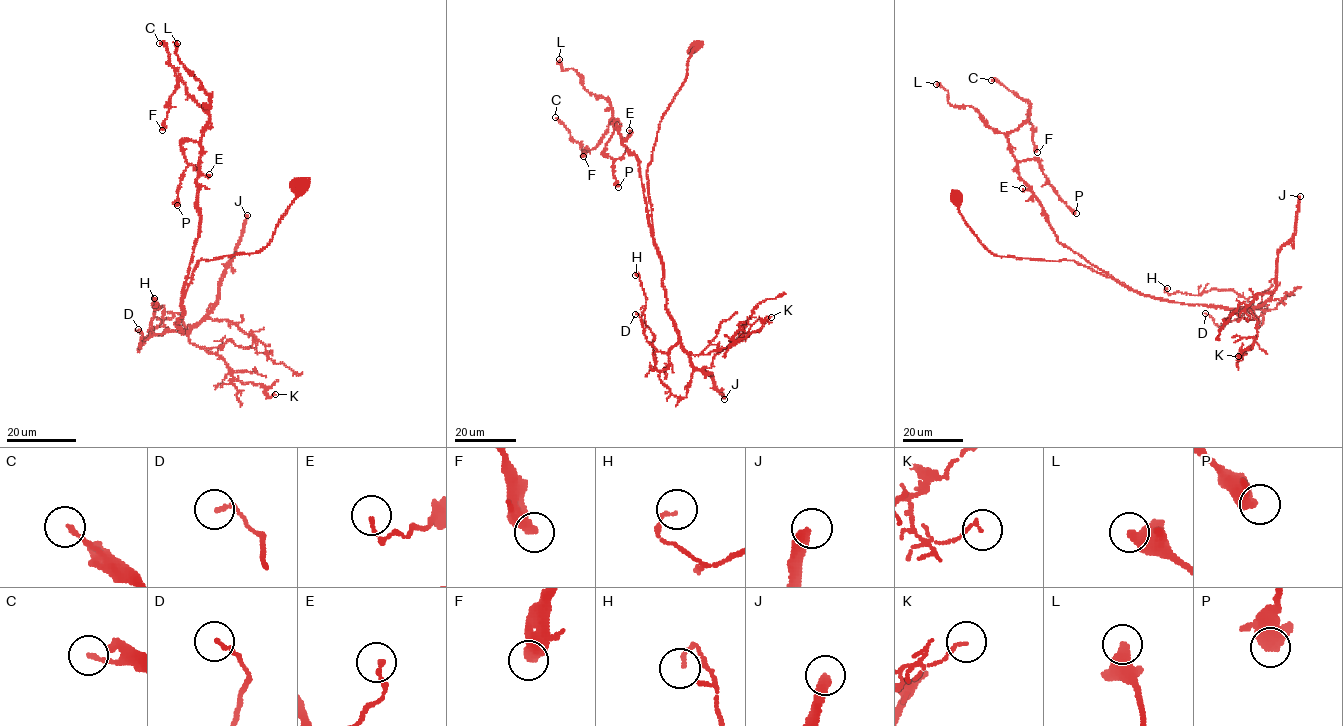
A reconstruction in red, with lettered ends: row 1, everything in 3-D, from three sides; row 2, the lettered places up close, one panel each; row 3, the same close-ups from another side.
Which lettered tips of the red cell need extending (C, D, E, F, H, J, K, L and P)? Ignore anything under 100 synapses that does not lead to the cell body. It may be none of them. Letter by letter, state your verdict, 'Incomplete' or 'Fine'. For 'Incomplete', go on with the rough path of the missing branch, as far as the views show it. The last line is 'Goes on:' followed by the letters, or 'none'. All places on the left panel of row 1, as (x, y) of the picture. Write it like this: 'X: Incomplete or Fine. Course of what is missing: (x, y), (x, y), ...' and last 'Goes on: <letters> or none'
C: Fine
D: Fine
E: Fine
F: Fine
H: Fine
J: Incomplete. Course of what is missing: (247, 215), (272, 160), (278, 123), (294, 83), (298, 39)
K: Fine
L: Fine
P: Fine
Goes on: J

